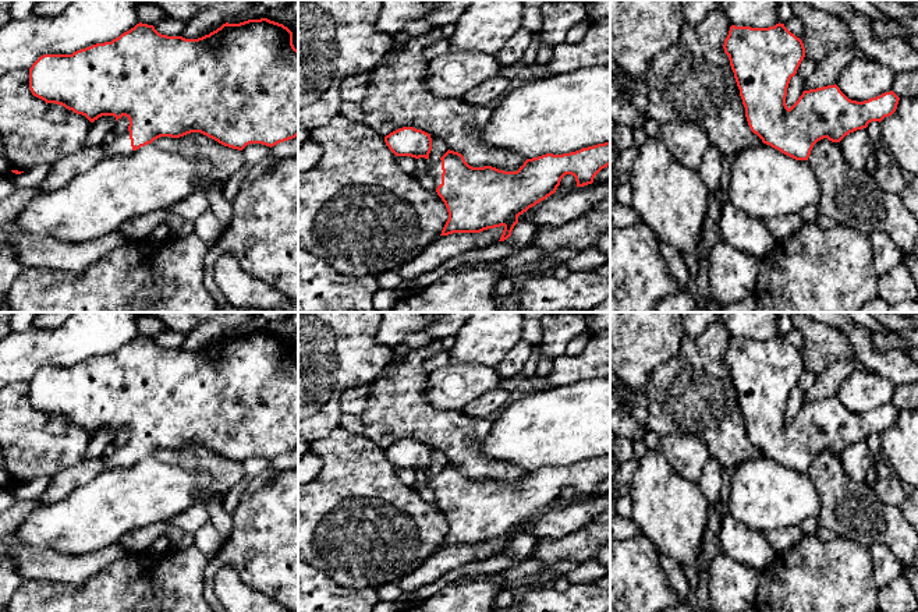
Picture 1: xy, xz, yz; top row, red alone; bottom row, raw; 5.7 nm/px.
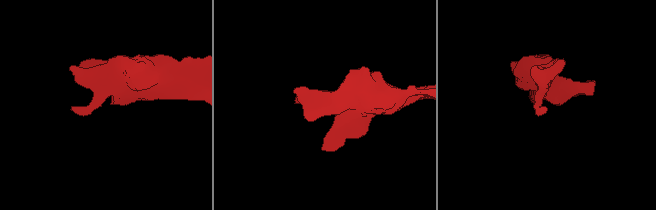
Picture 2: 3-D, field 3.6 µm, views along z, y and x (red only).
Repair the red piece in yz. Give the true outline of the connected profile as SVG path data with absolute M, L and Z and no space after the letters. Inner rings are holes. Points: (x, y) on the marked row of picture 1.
M780 22L769 28L731 25L723 49L729 56L751 131L763 144L795 160L808 160L814 145L823 138L840 142L850 132L866 128L872 121L880 123L896 112L900 100L893 91L864 102L851 100L834 84L804 91L788 109L787 88L805 57L805 47L802 40Z

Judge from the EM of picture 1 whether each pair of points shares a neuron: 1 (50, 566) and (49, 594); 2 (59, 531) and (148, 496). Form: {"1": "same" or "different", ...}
{"1": "different", "2": "same"}

